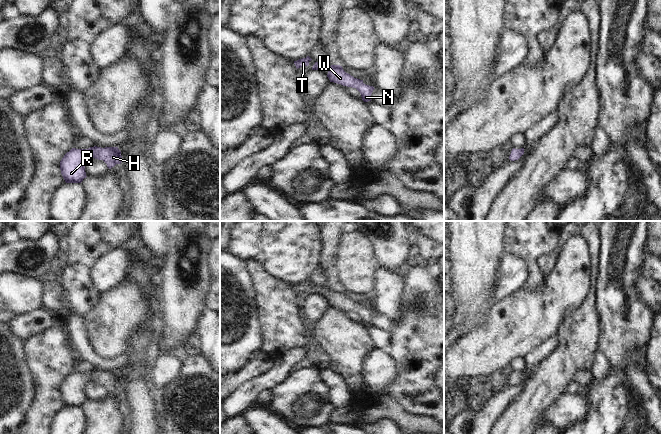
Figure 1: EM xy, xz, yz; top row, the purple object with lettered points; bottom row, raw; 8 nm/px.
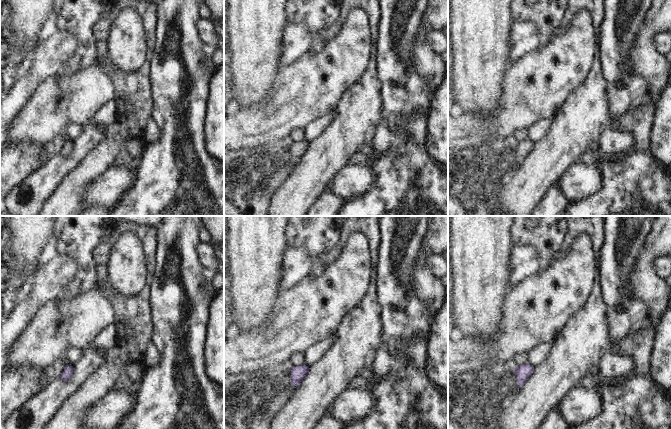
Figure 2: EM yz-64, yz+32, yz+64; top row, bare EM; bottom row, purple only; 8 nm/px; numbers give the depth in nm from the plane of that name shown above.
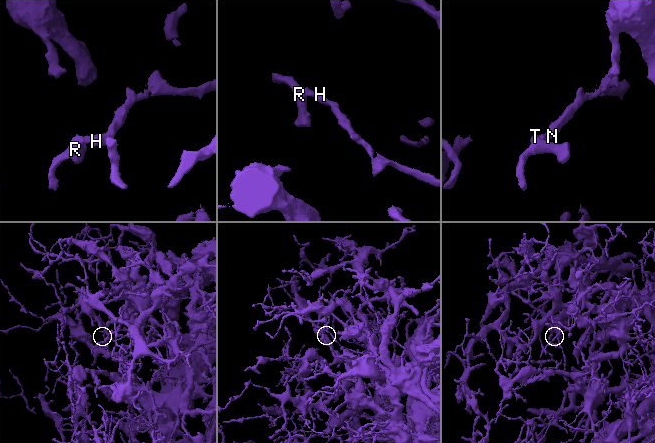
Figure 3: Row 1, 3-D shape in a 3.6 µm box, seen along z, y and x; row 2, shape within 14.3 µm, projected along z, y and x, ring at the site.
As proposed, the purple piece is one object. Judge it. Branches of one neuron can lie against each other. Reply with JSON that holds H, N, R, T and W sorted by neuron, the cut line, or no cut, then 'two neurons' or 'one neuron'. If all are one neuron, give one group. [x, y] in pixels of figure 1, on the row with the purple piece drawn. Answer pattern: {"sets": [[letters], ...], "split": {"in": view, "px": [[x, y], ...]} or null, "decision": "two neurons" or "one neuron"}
{"sets": [["H", "N", "R", "T", "W"]], "split": null, "decision": "one neuron"}

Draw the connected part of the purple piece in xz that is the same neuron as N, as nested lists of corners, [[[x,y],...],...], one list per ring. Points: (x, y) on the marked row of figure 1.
[[[315,62],[312,67],[313,70],[328,70],[327,77],[329,78],[330,82],[334,82],[337,84],[341,84],[343,86],[356,88],[362,97],[364,102],[371,101],[371,94],[375,89],[373,86],[369,86],[363,83],[363,80],[354,78],[350,74],[346,73],[342,66],[340,65],[331,65],[326,66],[320,62]]]

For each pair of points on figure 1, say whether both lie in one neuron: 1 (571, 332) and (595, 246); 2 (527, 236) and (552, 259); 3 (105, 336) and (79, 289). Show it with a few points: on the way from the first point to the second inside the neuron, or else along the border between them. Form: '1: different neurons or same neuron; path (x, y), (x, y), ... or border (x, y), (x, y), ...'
1: same neuron; path (587, 311), (593, 292), (594, 267)
2: different neurons; border (560, 234), (557, 245), (539, 258), (544, 276)
3: different neurons; border (101, 293), (98, 300), (83, 317)

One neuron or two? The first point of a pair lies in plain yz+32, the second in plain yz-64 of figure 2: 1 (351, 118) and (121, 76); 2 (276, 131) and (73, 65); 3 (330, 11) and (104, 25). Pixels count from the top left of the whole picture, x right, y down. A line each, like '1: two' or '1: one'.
1: one
2: two
3: two

